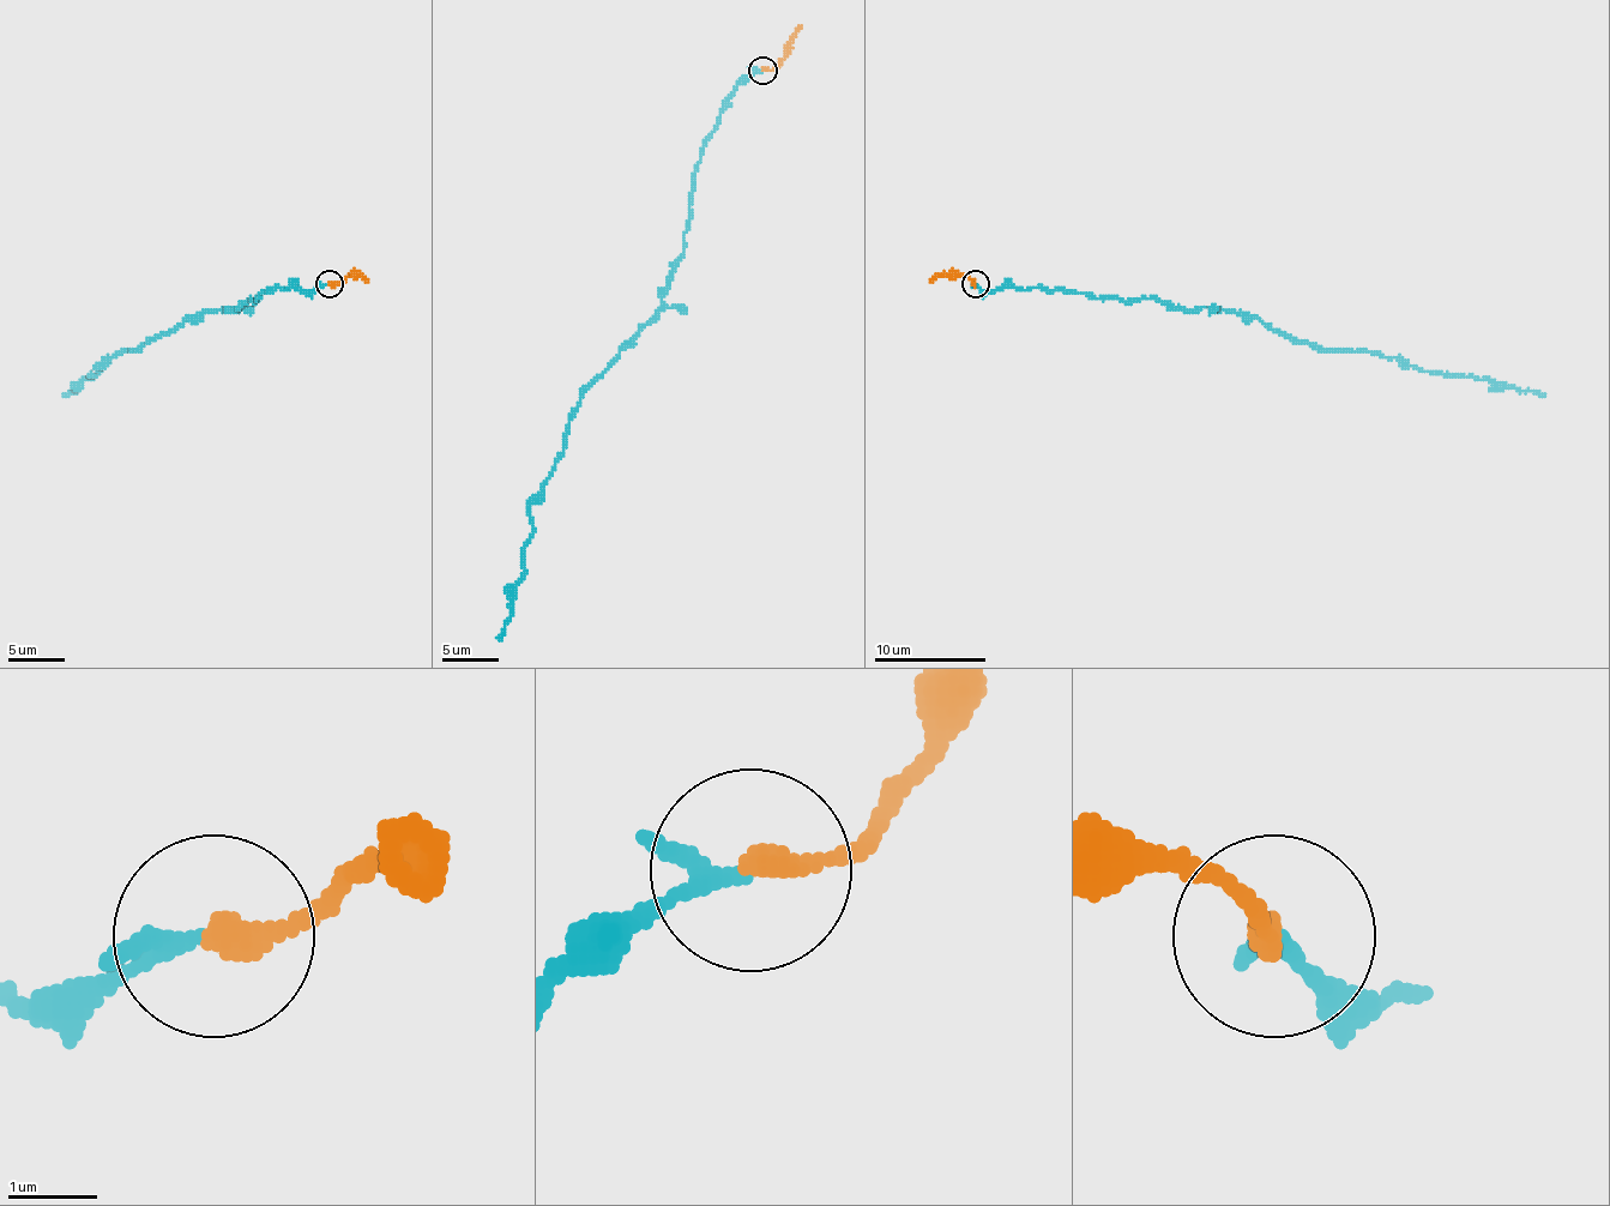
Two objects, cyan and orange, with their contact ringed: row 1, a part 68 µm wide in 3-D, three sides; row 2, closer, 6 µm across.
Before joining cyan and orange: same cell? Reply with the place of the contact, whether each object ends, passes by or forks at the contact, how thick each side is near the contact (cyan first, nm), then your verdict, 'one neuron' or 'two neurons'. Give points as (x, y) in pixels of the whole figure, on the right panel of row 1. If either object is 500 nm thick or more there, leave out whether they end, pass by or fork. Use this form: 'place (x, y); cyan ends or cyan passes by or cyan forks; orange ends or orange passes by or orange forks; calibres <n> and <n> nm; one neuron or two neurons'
place (975, 284); cyan passes by; orange ends; calibres 160 and 280 nm; two neurons

